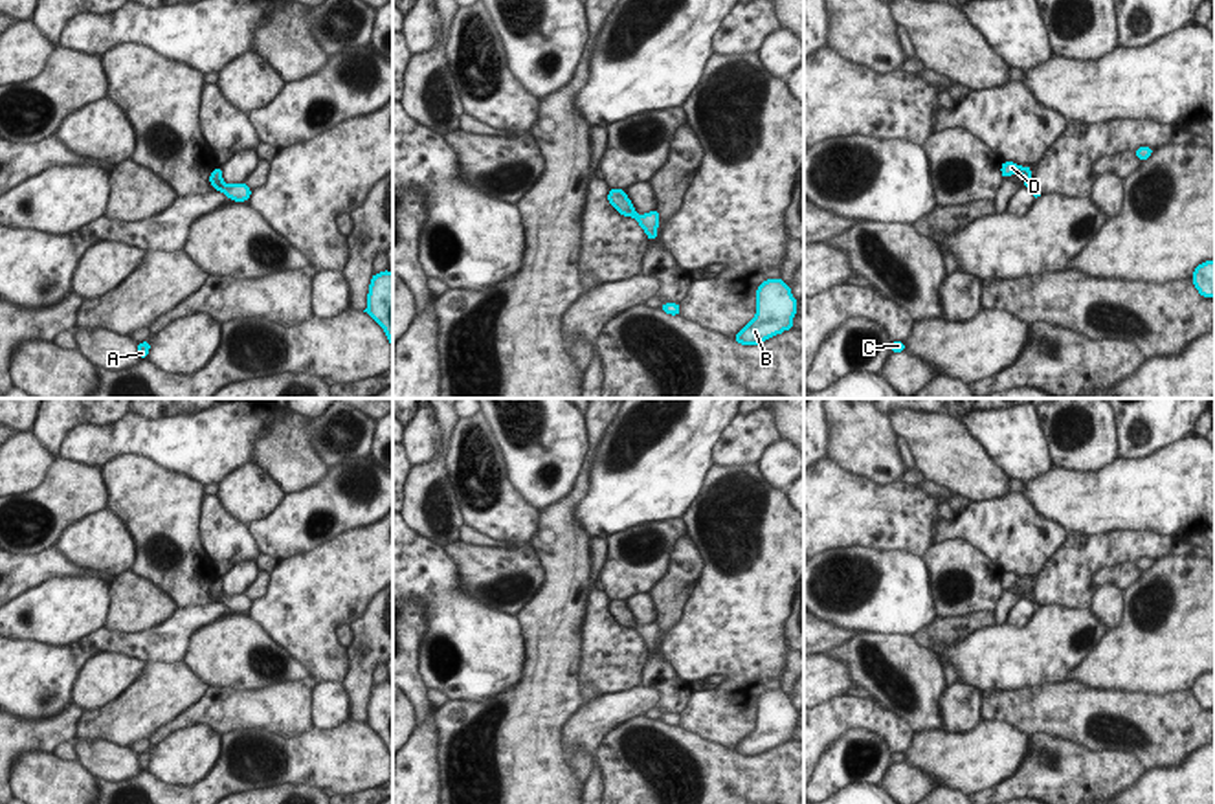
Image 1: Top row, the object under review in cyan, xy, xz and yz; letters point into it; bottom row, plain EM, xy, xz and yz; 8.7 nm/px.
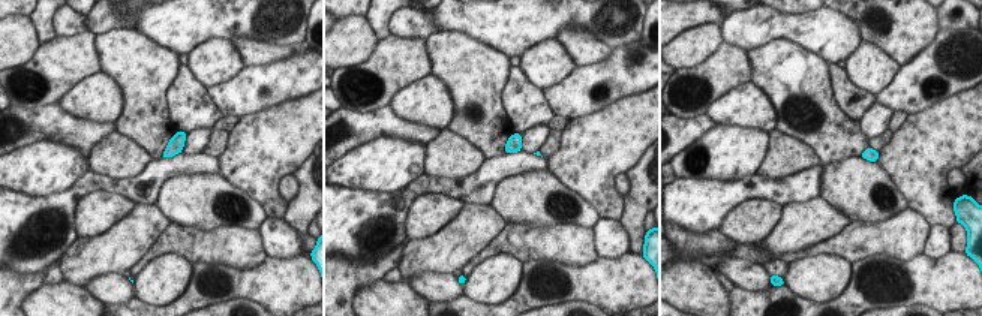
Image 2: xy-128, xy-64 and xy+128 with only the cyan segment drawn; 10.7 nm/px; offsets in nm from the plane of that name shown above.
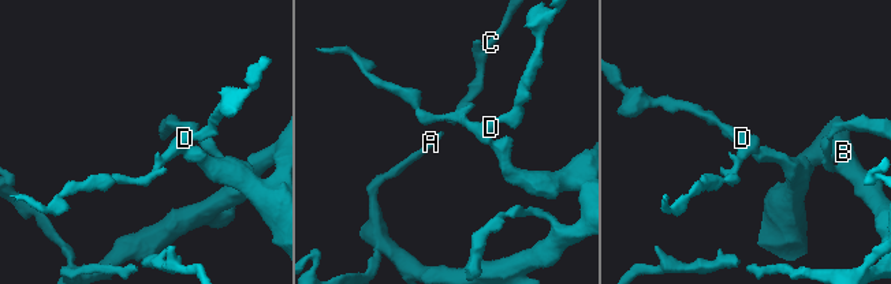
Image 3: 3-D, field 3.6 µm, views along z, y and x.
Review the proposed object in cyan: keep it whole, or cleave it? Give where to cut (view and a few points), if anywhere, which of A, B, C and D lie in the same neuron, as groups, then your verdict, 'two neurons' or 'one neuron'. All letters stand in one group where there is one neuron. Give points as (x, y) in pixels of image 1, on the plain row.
cut none; groups A B C D; one neuron

